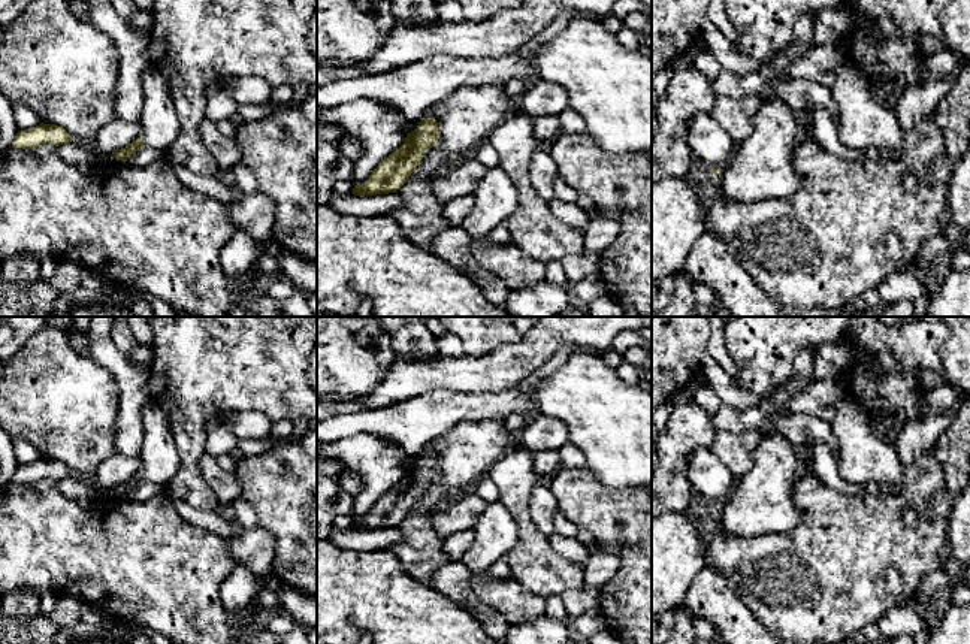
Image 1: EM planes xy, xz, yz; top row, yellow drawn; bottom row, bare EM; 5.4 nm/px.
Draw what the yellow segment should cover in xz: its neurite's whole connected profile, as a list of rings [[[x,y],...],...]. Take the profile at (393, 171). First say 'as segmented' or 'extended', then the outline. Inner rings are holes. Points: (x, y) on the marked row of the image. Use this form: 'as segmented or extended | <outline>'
as segmented | [[[421,118],[417,129],[407,134],[404,143],[386,157],[362,185],[354,185],[353,194],[365,197],[396,193],[438,139],[436,120]]]

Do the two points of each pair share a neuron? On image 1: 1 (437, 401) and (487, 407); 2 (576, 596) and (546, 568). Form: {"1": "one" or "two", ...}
{"1": "one", "2": "two"}

